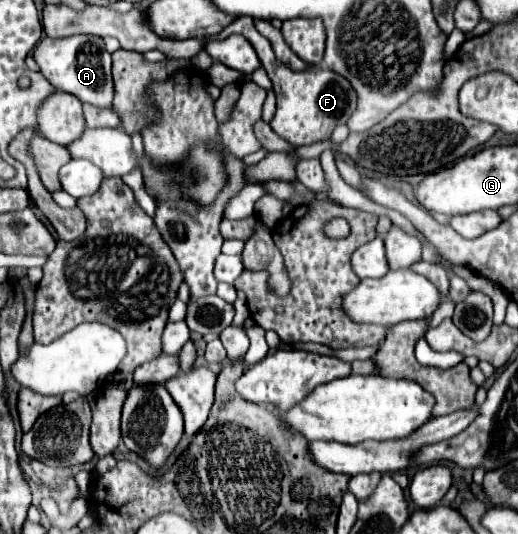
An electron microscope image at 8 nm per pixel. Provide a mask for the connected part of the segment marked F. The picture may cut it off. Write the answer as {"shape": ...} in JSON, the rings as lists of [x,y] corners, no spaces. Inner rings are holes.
{"shape":[[[238,17],[234,19],[226,29],[222,29],[214,39],[224,39],[230,35],[244,35],[250,45],[256,49],[262,67],[268,71],[268,77],[272,81],[272,89],[276,93],[276,113],[270,121],[270,127],[282,137],[286,139],[290,145],[294,147],[302,147],[302,145],[312,145],[324,139],[330,139],[332,131],[336,125],[342,125],[350,119],[350,115],[356,109],[356,91],[352,89],[352,85],[338,73],[328,71],[328,69],[308,69],[308,71],[292,71],[288,69],[284,63],[280,63],[268,43],[268,39],[264,39],[256,27],[254,27],[254,19],[252,17]]]}

